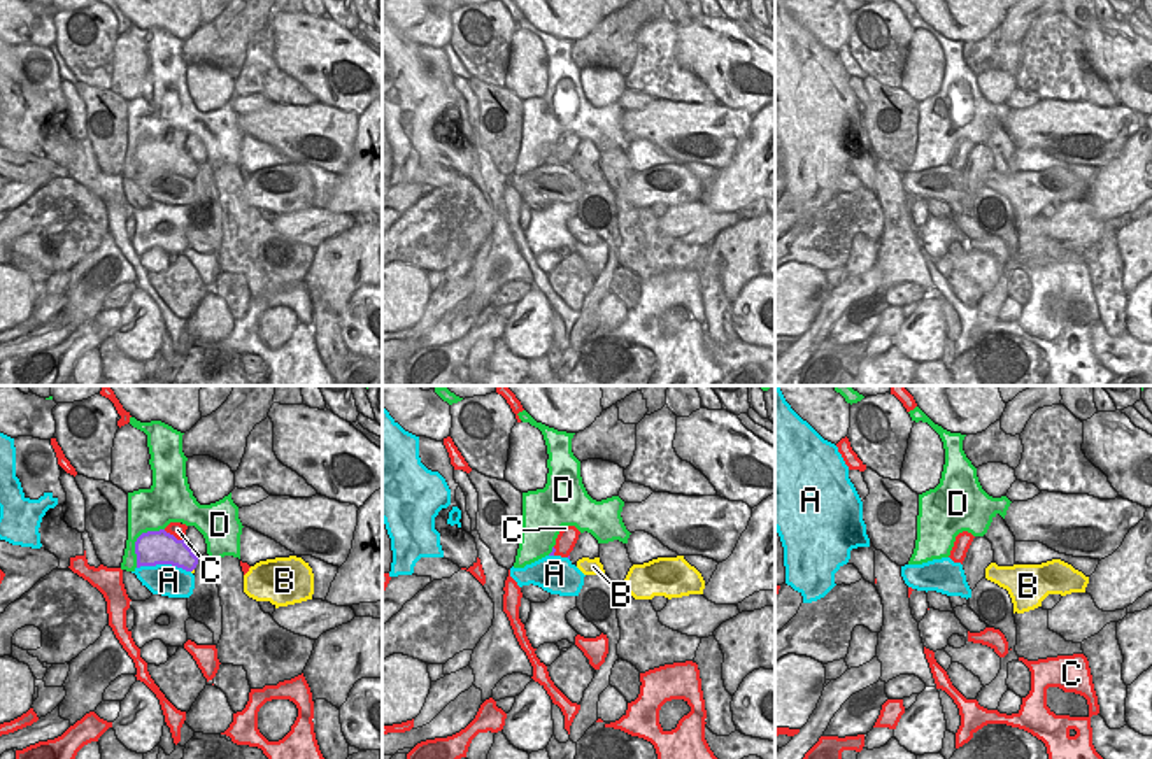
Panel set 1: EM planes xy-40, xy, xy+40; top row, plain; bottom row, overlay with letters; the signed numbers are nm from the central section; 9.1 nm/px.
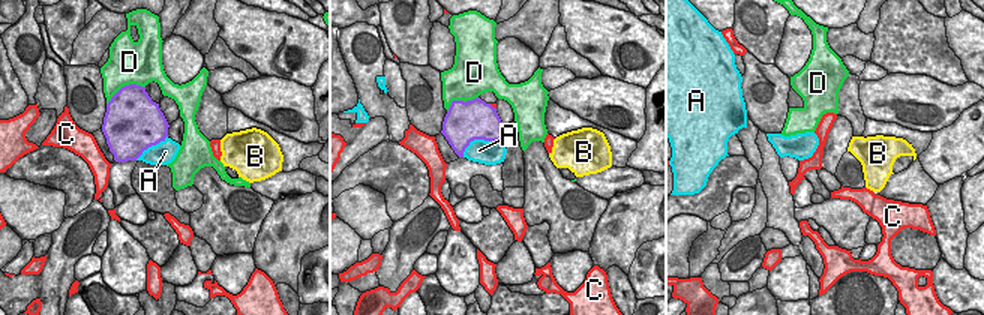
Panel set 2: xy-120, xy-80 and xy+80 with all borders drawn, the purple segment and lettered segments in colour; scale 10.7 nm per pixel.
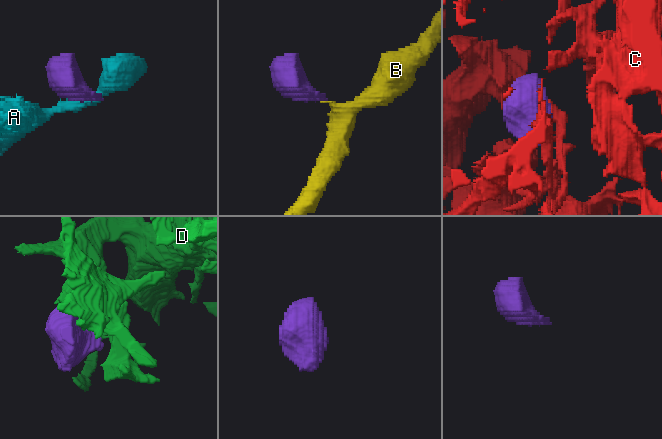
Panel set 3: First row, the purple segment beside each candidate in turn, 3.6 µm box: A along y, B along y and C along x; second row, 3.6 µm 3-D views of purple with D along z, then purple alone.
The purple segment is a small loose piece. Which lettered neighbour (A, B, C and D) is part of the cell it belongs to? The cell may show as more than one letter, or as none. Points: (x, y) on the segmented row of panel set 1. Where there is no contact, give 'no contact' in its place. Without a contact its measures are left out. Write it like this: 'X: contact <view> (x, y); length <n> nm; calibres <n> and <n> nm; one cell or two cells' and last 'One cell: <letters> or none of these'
A: contact xy-40 (163, 563); length 500 nm; calibres 320 and 280 nm; two cells
B: no contact; one cell
C: contact xy-40 (172, 535); length 220 nm; calibres 320 and 140 nm; two cells
D: contact xy-40 (137, 540); length 460 nm; calibres 320 and 320 nm; two cells
One cell: B

